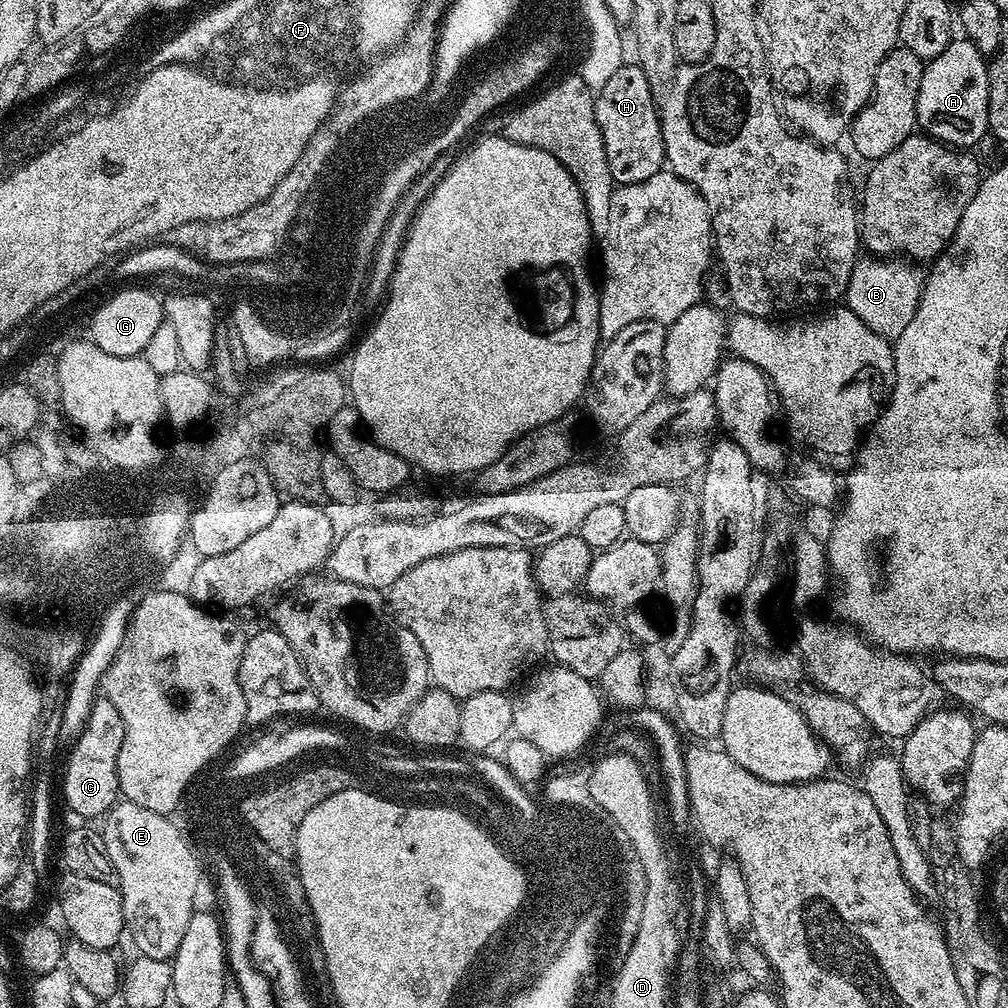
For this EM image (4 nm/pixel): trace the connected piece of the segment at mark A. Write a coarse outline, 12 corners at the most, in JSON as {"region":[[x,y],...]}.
{"region":[[954,38],[924,65],[916,127],[961,150],[988,131],[988,60]]}

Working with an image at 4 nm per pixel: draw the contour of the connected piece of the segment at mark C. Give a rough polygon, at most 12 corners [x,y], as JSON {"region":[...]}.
{"region":[[98,698],[71,745],[64,800],[80,816],[117,803],[124,723]]}

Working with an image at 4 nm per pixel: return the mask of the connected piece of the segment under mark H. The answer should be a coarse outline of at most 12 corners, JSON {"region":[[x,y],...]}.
{"region":[[625,62],[594,96],[612,183],[665,167],[657,99]]}

